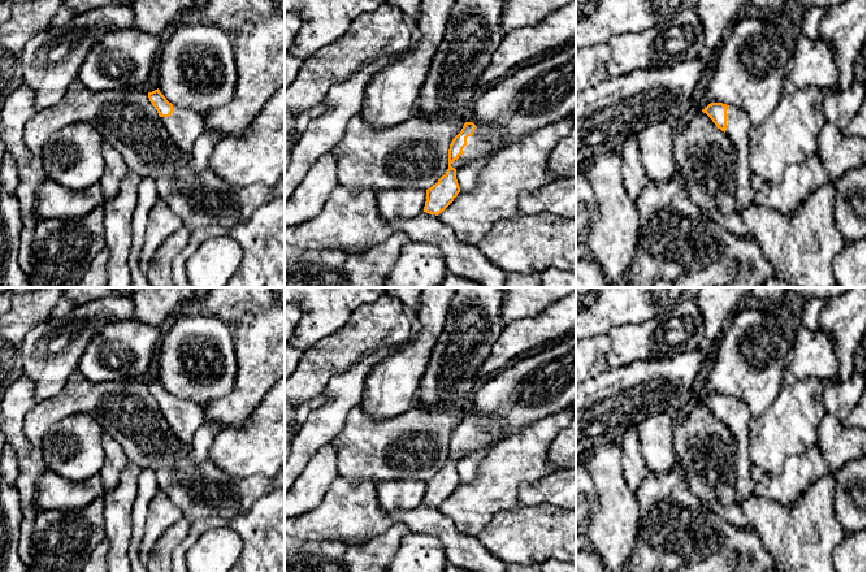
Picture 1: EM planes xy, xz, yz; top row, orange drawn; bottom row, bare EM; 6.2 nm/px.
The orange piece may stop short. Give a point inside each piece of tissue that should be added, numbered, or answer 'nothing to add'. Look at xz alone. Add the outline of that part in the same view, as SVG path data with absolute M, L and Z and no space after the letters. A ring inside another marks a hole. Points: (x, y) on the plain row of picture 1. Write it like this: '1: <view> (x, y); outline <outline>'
1: xz (485, 430); outline M472 413L476 416L476 421L472 428L467 429L467 437L463 439L464 445L451 455L455 460L465 458L482 450L489 443L507 437L507 429L497 425L491 417Z

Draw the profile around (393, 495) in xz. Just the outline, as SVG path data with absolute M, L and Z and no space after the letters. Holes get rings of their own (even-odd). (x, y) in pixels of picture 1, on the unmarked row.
M386 480L377 485L377 500L382 511L408 511L424 503L426 481Z

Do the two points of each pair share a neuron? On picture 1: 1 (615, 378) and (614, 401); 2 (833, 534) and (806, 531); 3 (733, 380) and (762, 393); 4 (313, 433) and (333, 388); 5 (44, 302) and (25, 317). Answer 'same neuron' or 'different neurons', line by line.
1: same neuron
2: same neuron
3: same neuron
4: same neuron
5: same neuron

